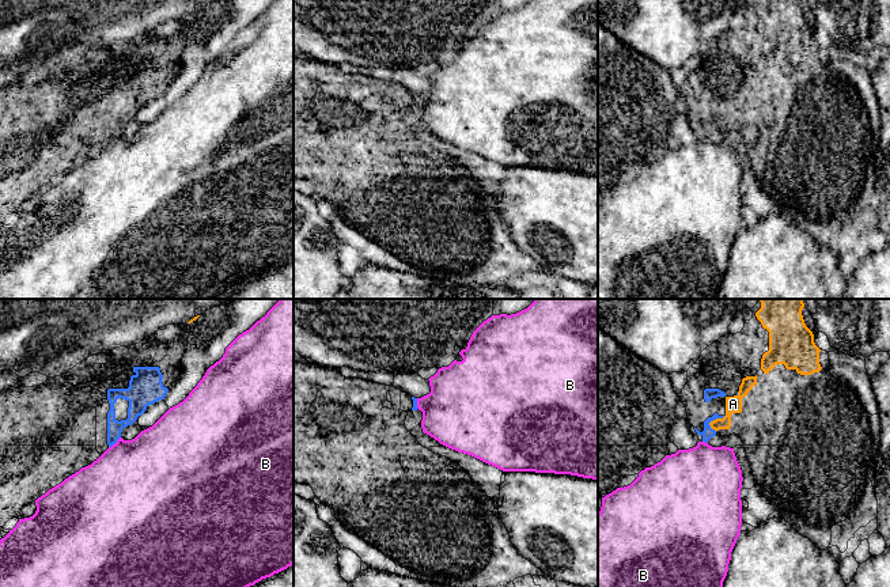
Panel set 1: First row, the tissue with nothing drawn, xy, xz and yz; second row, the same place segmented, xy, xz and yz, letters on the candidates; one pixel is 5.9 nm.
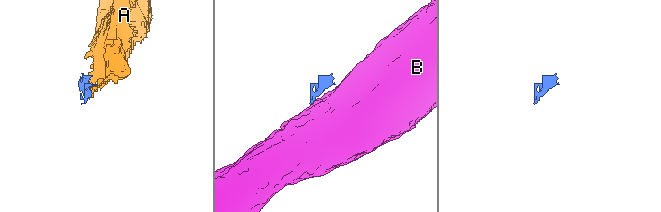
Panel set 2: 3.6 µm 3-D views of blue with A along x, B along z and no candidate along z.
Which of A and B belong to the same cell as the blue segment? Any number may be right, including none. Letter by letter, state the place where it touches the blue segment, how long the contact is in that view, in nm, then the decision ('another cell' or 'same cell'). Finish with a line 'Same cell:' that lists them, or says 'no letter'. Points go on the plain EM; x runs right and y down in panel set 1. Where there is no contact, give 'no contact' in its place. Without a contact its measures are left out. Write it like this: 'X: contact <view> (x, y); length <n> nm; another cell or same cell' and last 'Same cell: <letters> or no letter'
A: contact yz (715, 114); length 120 nm; same cell
B: contact xy (114, 139); length 100 nm; another cell
Same cell: A

